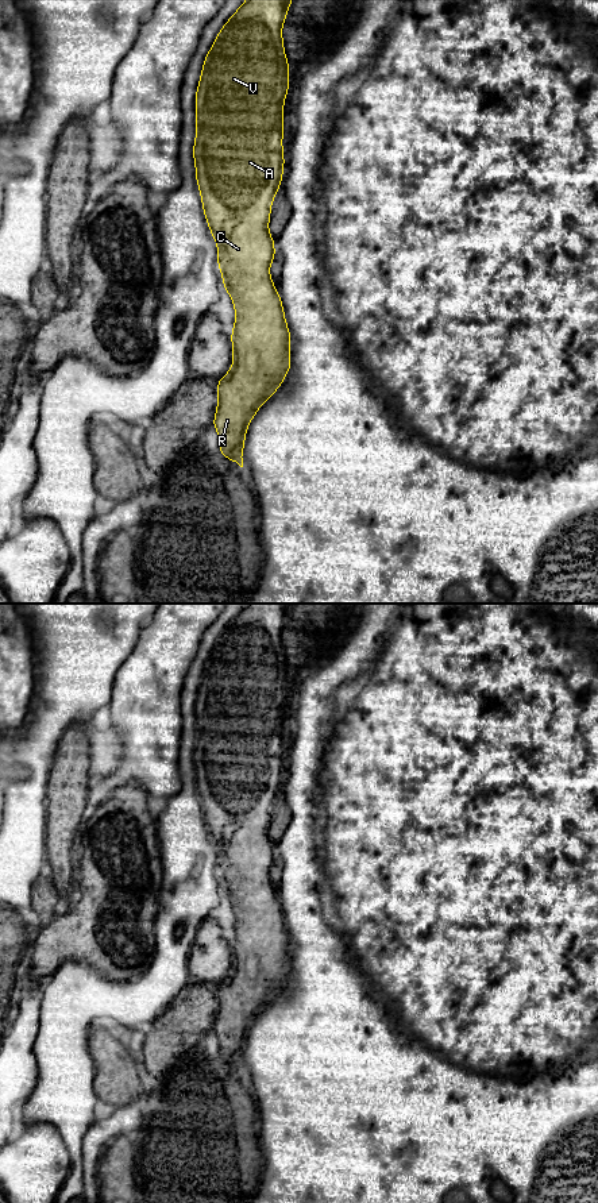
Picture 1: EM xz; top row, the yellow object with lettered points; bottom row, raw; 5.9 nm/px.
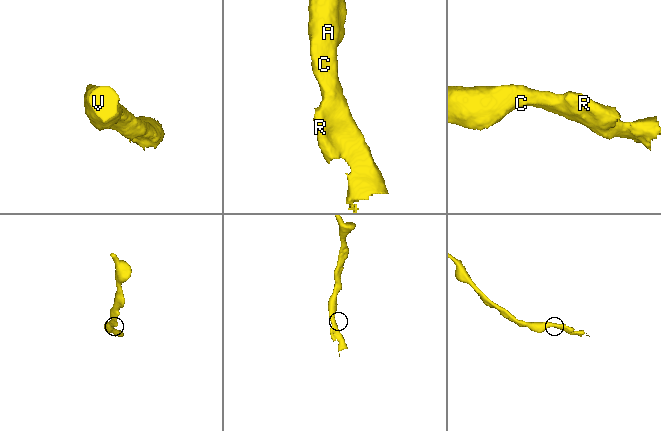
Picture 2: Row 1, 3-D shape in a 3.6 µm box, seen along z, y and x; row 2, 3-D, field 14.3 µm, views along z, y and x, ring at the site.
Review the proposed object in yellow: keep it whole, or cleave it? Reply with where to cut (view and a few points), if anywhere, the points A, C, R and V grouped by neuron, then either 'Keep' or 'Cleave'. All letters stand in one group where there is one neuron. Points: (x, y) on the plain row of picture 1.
No split. Groups: A C R V. Keep

